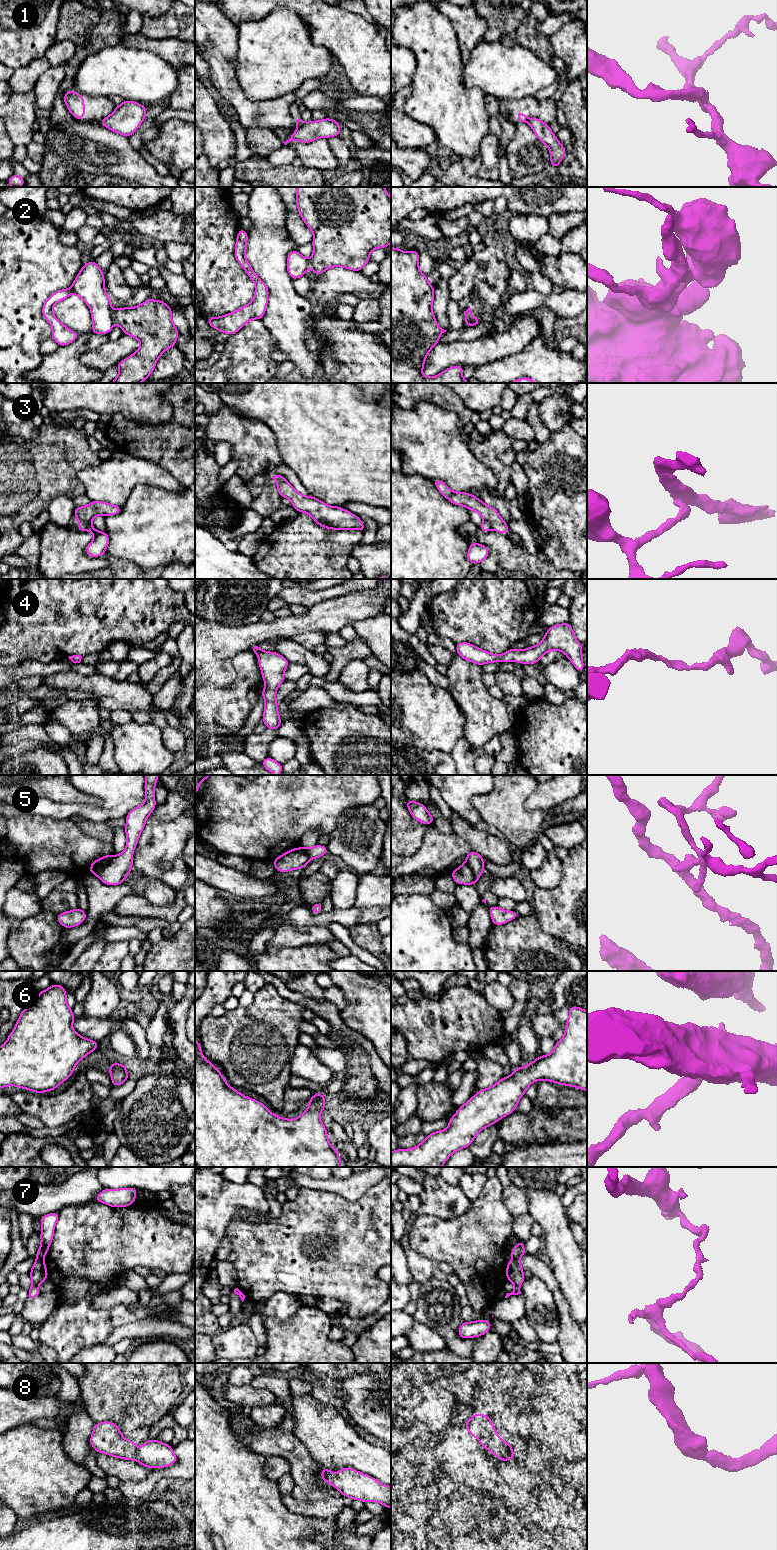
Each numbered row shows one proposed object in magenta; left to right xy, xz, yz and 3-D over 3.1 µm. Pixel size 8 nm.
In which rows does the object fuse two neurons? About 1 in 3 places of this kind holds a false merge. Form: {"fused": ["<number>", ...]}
{"fused": ["1", "2", "3", "5", "7"]}

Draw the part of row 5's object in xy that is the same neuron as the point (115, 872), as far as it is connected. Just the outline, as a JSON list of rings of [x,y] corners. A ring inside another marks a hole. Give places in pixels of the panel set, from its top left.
[[[144,775],[145,783],[145,802],[132,809],[126,816],[125,833],[127,844],[125,850],[114,855],[109,863],[101,870],[97,877],[106,885],[119,885],[126,880],[127,874],[133,870],[133,852],[138,843],[141,832],[145,827],[148,816],[156,807],[154,789],[159,779],[158,775]]]

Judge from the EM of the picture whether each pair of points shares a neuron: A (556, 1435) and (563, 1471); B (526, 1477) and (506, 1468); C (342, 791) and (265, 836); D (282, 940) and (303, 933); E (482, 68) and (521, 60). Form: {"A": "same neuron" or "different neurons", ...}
{"A": "different neurons", "B": "same neuron", "C": "same neuron", "D": "same neuron", "E": "same neuron"}

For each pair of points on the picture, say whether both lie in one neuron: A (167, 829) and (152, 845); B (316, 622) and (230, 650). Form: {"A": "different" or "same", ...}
{"A": "same", "B": "same"}

